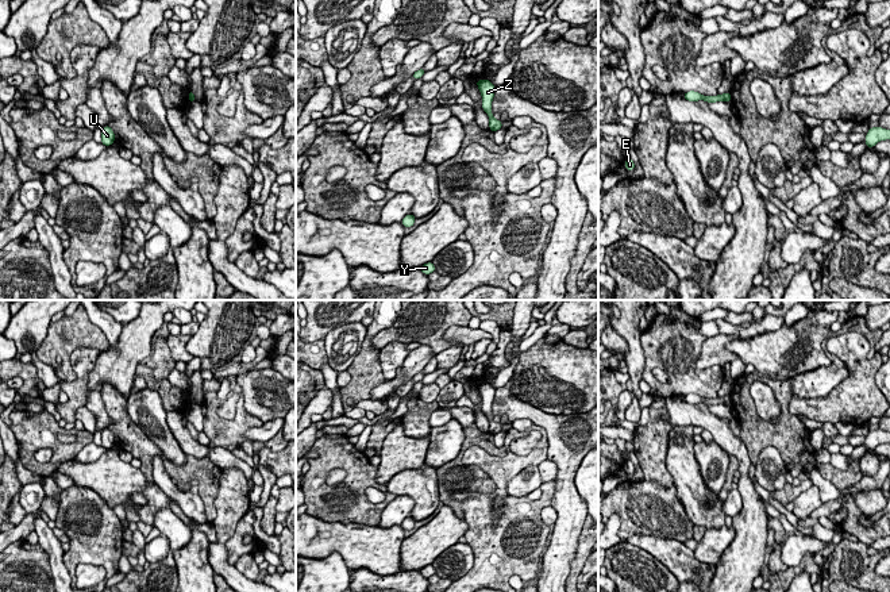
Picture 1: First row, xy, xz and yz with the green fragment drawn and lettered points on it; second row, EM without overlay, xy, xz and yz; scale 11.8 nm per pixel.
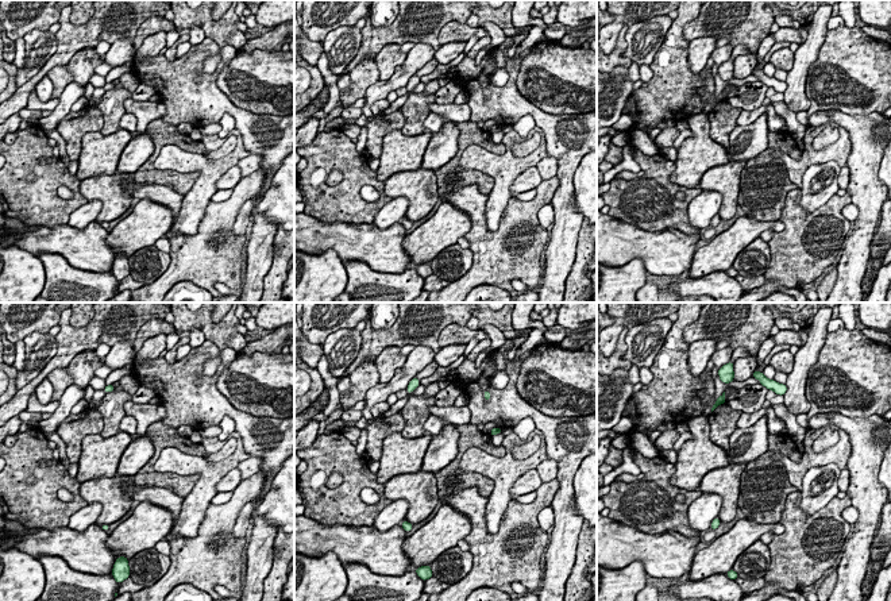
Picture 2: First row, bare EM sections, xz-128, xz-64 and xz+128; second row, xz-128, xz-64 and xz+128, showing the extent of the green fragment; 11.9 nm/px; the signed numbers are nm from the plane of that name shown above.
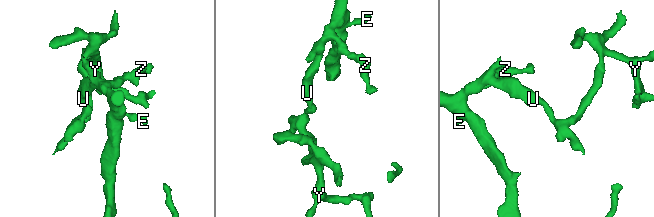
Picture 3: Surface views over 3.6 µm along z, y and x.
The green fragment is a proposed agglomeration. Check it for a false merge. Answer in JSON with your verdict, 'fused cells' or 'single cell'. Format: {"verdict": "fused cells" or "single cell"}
{"verdict": "single cell"}

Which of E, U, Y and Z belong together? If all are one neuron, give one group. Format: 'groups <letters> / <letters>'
groups E U Y Z

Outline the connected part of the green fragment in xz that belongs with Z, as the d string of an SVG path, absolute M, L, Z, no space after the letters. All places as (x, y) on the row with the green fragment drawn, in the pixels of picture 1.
M488 78L486 80L477 80L477 87L478 87L481 96L482 96L482 109L489 116L489 130L492 130L494 132L494 131L502 128L502 122L494 119L493 114L492 114L492 101L494 97L496 87Z

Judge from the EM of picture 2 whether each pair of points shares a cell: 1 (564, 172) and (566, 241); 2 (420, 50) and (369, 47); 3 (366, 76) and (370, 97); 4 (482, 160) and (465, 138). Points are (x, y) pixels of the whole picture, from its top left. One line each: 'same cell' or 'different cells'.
1: same cell
2: different cells
3: different cells
4: different cells

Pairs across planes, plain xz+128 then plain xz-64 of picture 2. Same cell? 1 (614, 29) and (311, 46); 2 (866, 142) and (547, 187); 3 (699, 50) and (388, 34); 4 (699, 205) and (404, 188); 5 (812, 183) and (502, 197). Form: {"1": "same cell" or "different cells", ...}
{"1": "different cells", "2": "different cells", "3": "different cells", "4": "different cells", "5": "different cells"}

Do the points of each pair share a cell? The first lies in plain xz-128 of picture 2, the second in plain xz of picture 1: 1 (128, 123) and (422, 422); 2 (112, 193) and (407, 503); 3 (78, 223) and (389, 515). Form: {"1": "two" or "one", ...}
{"1": "two", "2": "two", "3": "one"}

